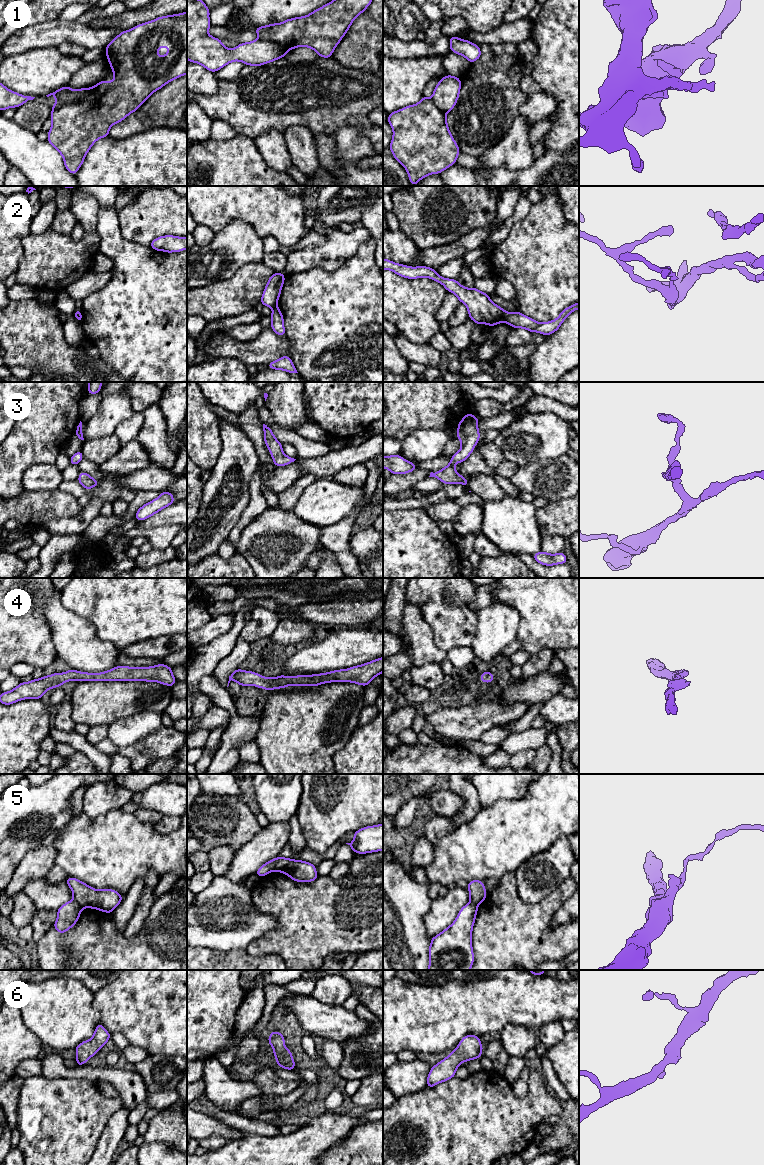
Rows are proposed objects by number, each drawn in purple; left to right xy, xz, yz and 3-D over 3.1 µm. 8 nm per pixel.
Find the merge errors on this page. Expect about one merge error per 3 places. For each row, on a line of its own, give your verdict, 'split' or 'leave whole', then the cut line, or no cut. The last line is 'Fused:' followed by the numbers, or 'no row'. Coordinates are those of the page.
1: split | xy (92, 88), (86, 96), (65, 103), (52, 110)
2: split | yz (505, 312), (502, 321)
3: leave whole | no cut
4: leave whole | no cut
5: split | xz (279, 857), (272, 870)
6: leave whole | no cut
Fused: 1, 2, 5

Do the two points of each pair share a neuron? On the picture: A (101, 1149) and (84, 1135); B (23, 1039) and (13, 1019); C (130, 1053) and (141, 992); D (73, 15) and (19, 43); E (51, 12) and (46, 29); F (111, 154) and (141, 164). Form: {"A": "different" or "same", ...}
{"A": "different", "B": "same", "C": "different", "D": "different", "E": "different", "F": "same"}

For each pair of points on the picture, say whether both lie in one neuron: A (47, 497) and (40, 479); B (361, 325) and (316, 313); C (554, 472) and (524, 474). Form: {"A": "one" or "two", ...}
{"A": "two", "B": "one", "C": "one"}

